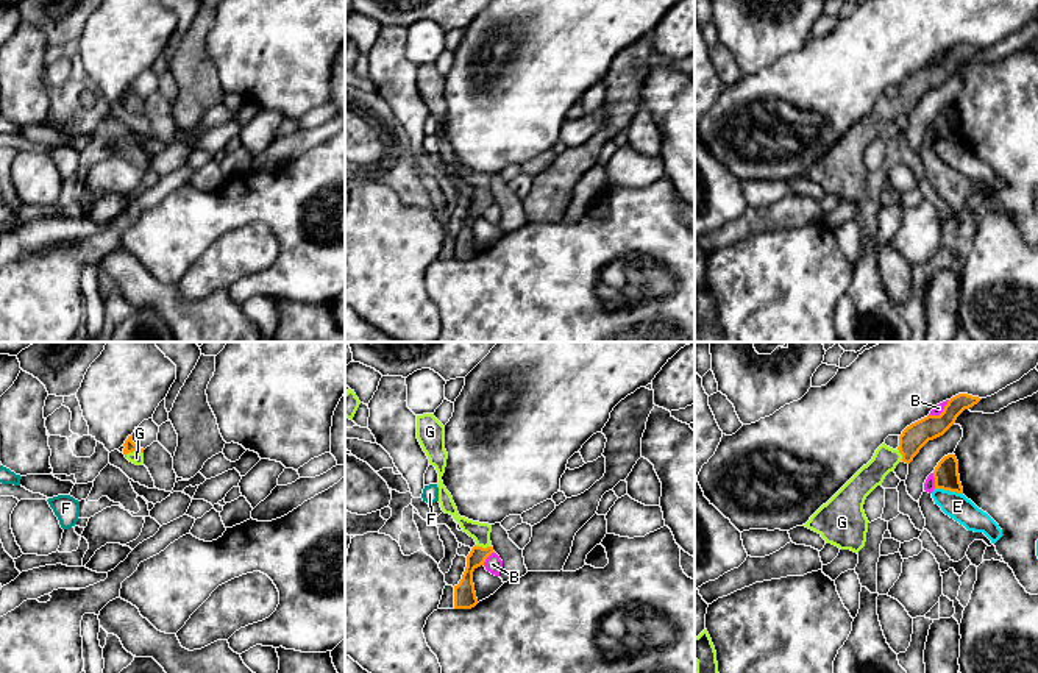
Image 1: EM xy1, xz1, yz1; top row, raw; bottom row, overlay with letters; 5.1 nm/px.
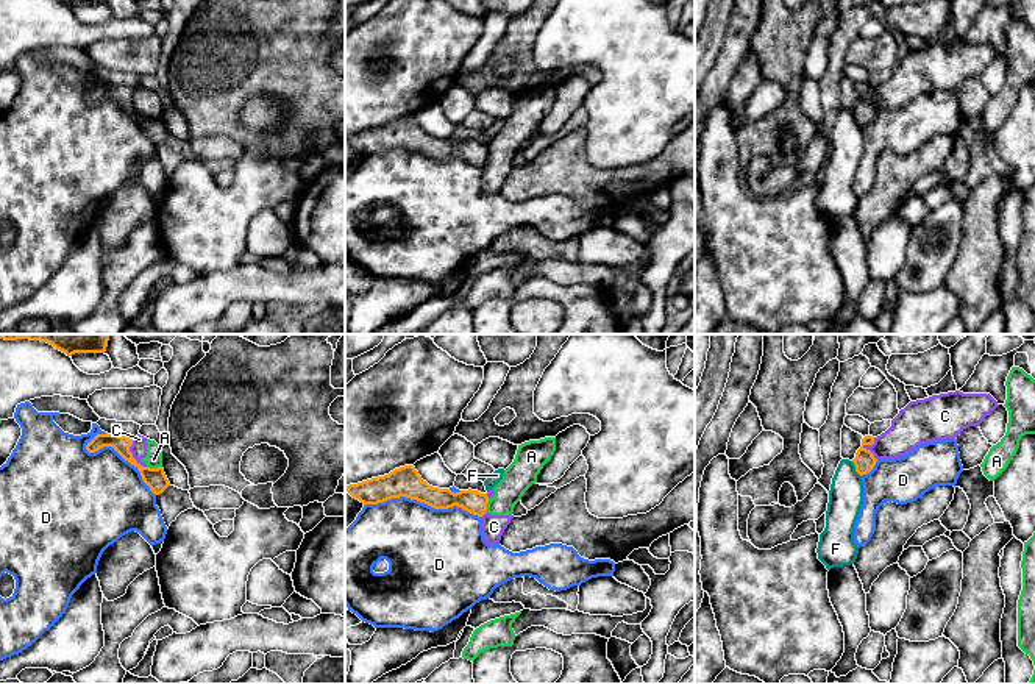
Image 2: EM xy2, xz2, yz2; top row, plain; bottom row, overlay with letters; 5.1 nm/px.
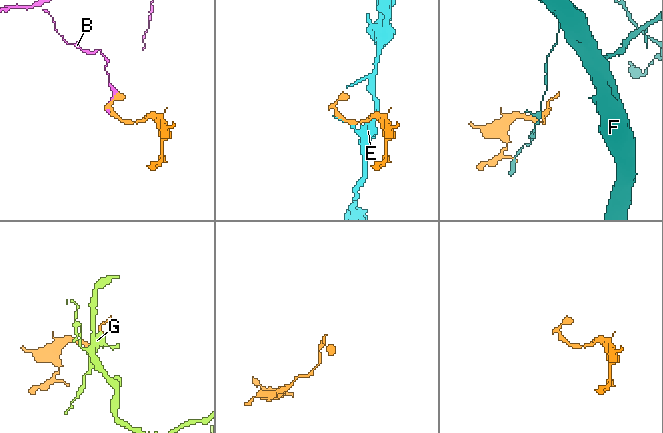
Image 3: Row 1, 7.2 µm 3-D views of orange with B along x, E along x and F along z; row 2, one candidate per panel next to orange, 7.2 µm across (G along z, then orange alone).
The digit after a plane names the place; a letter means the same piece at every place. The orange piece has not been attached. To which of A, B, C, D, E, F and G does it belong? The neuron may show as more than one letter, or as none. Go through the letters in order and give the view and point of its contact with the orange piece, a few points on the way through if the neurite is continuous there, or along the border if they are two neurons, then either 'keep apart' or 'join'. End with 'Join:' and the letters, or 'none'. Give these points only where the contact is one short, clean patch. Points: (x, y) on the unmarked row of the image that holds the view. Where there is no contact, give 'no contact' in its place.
A: contact xy2 (155, 119); keep apart
B: contact yz1 (935, 131); keep apart
C: contact xy2 (131, 105); border xy2 (131, 88), (131, 105), (147, 117); keep apart
D: contact xz2 (422, 152); keep apart
E: contact yz1 (949, 141); keep apart
F: contact yz2 (856, 119); border yz2 (851, 111), (860, 127); keep apart
G: contact xy1 (133, 100); way xy1 (130, 96), (133, 100), (136, 108); join
Join: G

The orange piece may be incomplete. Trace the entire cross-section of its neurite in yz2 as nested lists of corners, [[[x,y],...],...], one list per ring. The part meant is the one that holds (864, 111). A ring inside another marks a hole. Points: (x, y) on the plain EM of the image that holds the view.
[[[865,86],[862,89],[862,97],[857,100],[855,108],[852,109],[854,116],[855,116],[855,122],[862,126],[870,123],[877,109],[874,108],[874,105],[866,100],[866,95],[873,95],[874,94],[874,87],[873,86]]]

